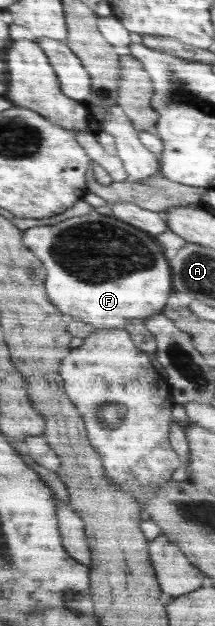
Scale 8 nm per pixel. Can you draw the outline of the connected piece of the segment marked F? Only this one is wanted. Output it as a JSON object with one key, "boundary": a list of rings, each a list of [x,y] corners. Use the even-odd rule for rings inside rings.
{"boundary":[[[96,211],[88,215],[81,215],[78,217],[71,217],[57,223],[56,225],[41,225],[40,227],[33,227],[23,232],[21,237],[22,243],[41,261],[46,270],[45,290],[49,300],[58,307],[62,313],[72,315],[74,319],[86,321],[86,323],[94,325],[96,329],[124,329],[128,321],[138,319],[145,323],[151,315],[161,312],[165,303],[168,301],[173,289],[172,272],[169,264],[169,254],[165,252],[164,247],[156,241],[156,238],[148,232],[138,229],[121,219],[114,216],[98,214]]]}

